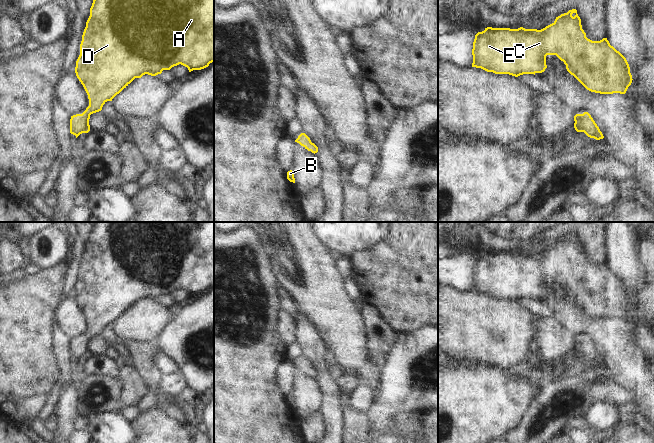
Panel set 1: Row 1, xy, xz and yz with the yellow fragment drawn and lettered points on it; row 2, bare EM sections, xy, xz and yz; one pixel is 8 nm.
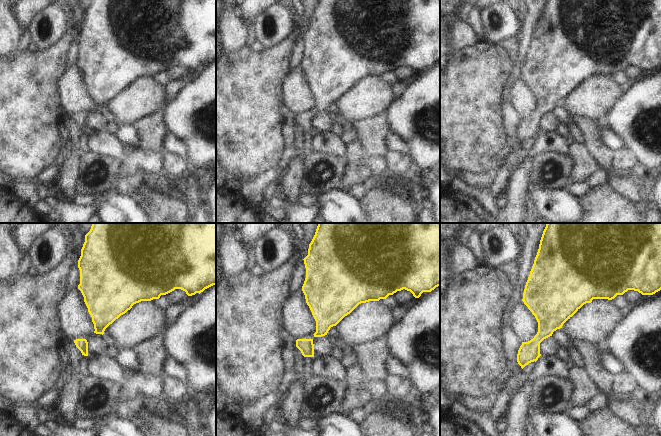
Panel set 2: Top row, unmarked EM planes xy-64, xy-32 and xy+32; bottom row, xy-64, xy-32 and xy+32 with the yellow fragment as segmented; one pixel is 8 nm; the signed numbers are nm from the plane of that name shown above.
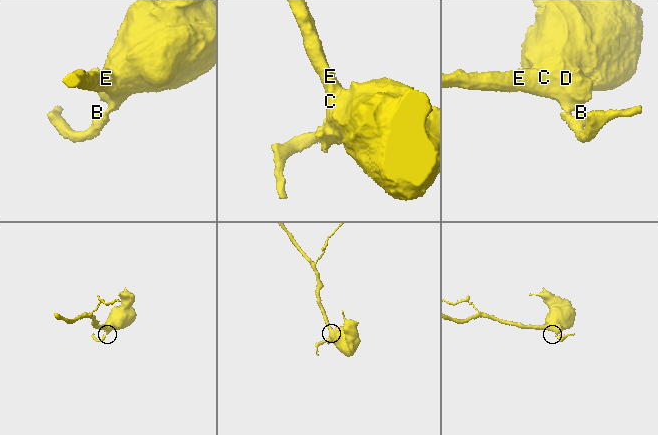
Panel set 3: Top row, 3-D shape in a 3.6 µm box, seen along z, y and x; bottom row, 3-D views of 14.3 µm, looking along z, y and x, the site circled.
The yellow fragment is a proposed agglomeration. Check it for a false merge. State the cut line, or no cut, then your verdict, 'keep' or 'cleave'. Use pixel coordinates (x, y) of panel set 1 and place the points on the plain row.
no cut | keep

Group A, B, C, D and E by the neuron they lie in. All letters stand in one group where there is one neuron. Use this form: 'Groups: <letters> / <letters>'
Groups: A B C D E

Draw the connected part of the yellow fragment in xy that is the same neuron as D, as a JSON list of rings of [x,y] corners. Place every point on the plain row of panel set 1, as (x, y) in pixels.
[[[94,222],[90,232],[90,240],[82,259],[80,279],[75,291],[76,300],[88,319],[89,330],[82,338],[71,340],[70,357],[76,362],[82,357],[88,357],[90,355],[90,339],[101,335],[107,325],[112,325],[135,302],[141,302],[145,298],[156,300],[161,298],[163,294],[170,294],[179,288],[187,291],[189,296],[201,294],[208,291],[212,286],[214,286],[214,222]]]

